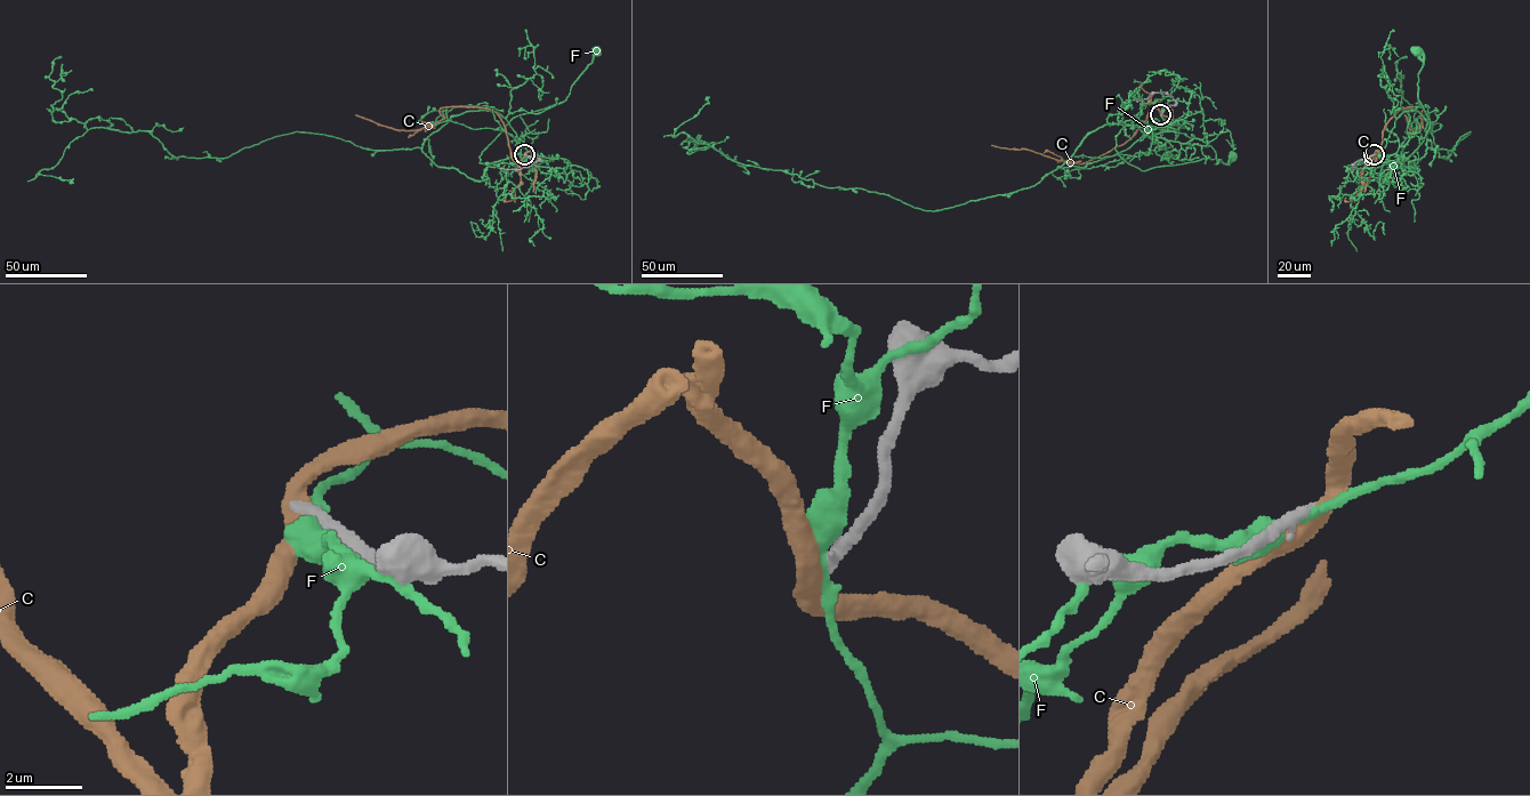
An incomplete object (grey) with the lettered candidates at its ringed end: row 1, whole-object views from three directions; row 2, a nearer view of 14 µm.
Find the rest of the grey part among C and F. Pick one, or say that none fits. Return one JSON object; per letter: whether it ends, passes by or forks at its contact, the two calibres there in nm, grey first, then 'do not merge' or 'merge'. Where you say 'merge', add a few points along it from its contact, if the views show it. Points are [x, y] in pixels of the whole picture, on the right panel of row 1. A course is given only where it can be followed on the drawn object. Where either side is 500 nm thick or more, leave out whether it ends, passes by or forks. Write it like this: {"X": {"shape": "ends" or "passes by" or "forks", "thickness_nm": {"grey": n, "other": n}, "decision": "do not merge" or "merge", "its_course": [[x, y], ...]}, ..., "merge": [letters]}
{"C": {"shape": "passes by", "thickness_nm": {"grey": 360, "other": 440}, "decision": "do not merge"}, "F": {"shape": "passes by", "thickness_nm": {"grey": 440, "other": 320}, "decision": "do not merge"}, "merge": []}

